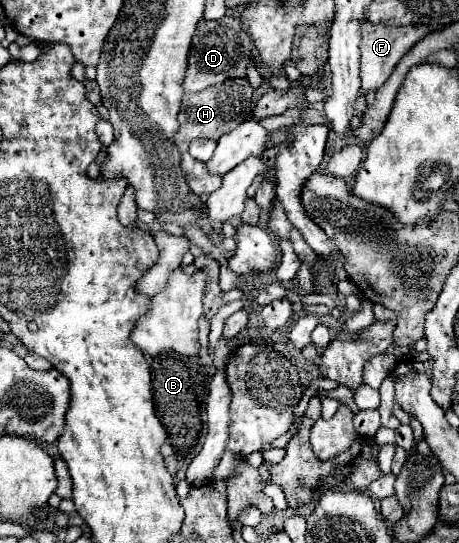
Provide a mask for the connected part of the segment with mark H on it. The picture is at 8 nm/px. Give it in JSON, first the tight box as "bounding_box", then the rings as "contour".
{"bounding_box":[175,78,253,152],"contour":[[[247,78],[225,80],[221,84],[201,90],[201,92],[187,92],[187,94],[183,94],[181,112],[177,116],[179,130],[175,134],[175,142],[177,142],[179,150],[185,152],[189,142],[195,138],[219,140],[223,134],[227,134],[229,130],[235,130],[241,122],[245,122],[249,118],[251,110],[253,110],[253,88],[247,82]]]}

